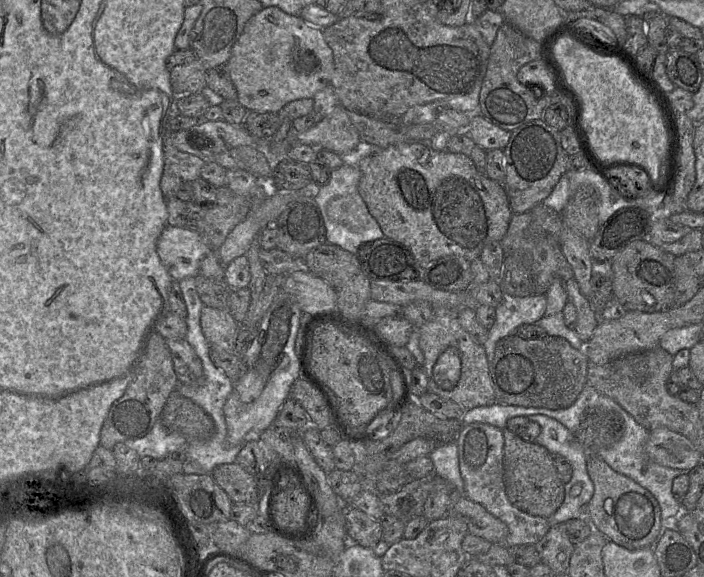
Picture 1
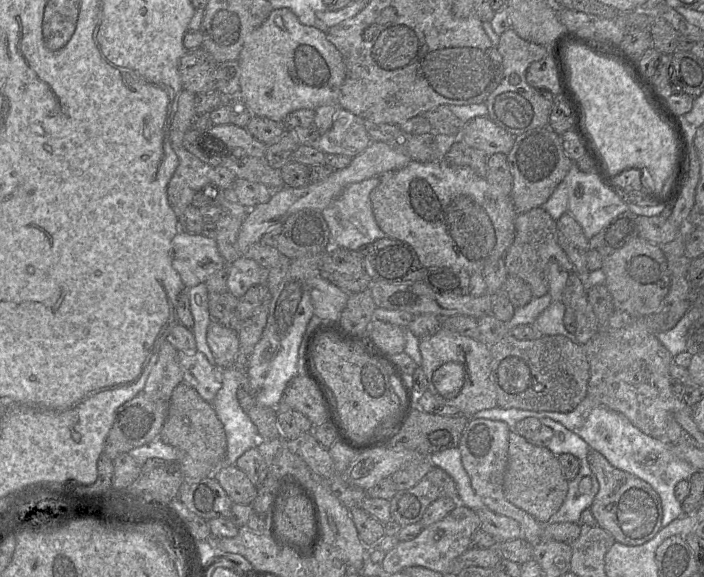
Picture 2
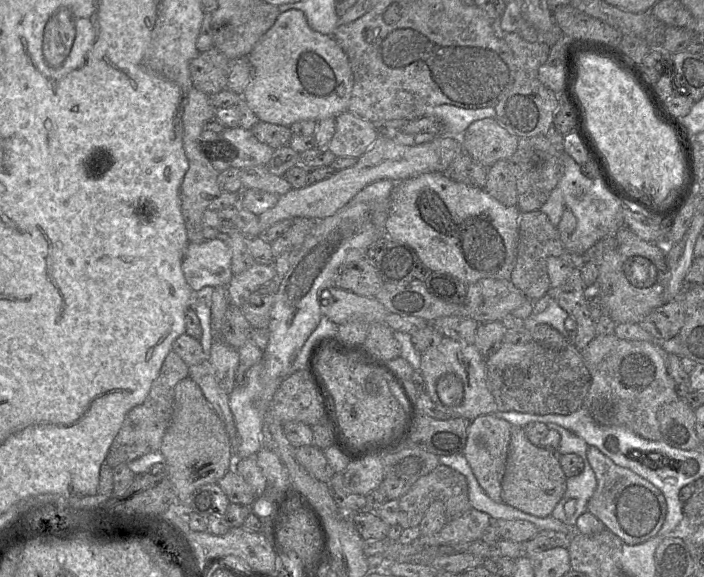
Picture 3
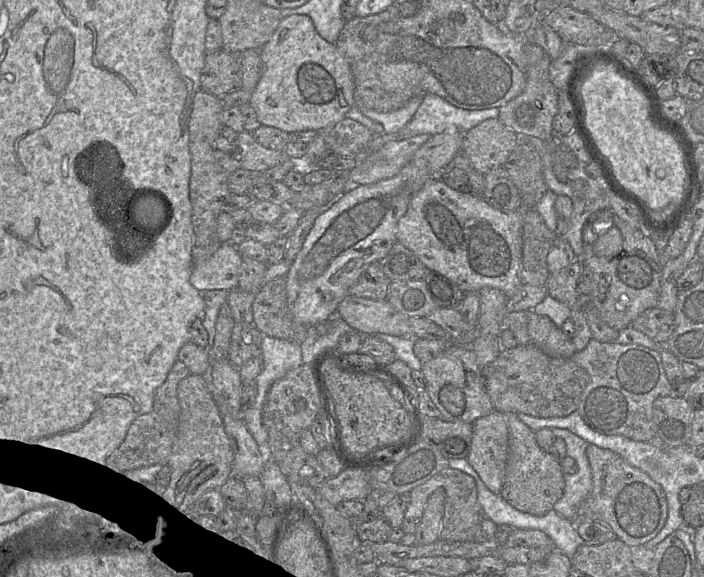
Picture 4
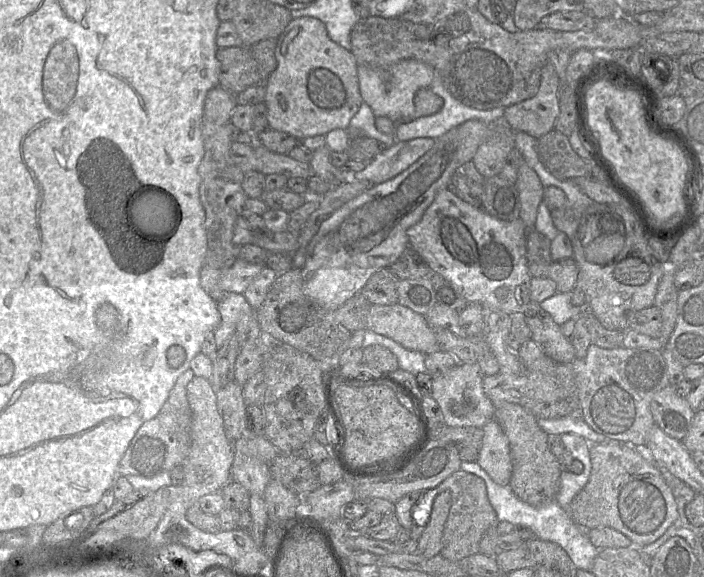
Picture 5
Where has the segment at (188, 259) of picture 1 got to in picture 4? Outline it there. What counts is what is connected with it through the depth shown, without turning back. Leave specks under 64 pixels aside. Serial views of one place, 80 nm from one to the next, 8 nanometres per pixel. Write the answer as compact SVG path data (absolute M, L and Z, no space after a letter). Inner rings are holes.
M222 243L213 255L193 265L190 283L200 292L238 287L242 256L233 243Z

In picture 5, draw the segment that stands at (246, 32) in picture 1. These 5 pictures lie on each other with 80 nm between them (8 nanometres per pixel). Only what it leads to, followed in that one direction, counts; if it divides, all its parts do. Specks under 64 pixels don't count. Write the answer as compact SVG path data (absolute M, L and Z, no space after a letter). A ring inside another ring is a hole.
M314 17L292 18L277 38L276 68L265 79L268 127L297 140L325 136L335 129L346 130L363 103L358 63L350 50L333 42L325 24Z

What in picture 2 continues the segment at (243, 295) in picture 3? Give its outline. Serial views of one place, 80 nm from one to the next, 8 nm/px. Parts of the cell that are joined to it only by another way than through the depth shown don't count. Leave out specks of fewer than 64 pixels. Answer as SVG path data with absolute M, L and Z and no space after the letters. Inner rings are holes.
M241 256L229 264L227 269L228 291L237 299L241 298L249 288L266 284L267 269L246 256Z

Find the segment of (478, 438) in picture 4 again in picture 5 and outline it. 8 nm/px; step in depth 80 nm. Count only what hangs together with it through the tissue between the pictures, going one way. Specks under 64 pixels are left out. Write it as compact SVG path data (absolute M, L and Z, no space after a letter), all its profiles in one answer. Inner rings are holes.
M493 418L483 427L482 446L477 463L499 485L508 485L512 474L509 440Z

